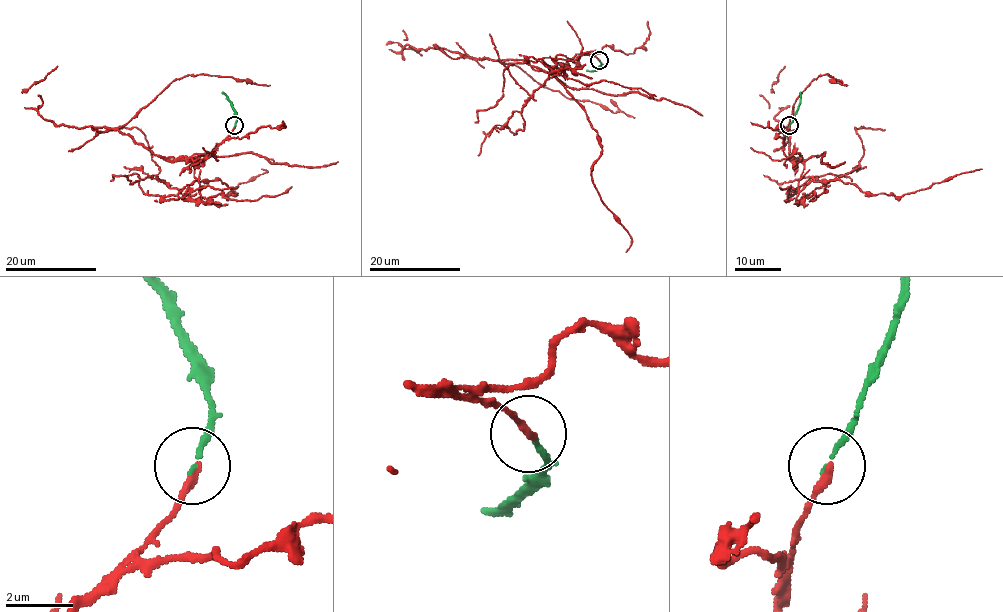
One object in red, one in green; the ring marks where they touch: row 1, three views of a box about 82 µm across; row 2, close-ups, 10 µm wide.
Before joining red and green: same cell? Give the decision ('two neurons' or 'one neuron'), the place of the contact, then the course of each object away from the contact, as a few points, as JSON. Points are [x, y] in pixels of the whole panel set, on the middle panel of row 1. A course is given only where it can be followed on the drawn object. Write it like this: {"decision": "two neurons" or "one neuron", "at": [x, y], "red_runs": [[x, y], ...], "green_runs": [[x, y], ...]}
{"decision": "two neurons", "at": [599, 60], "red_runs": [[599, 60], [576, 54], [558, 74], [566, 66], [529, 61], [598, 134], [591, 179], [631, 238], [625, 252]], "green_runs": [[599, 60], [601, 63], [594, 71], [586, 71]]}

